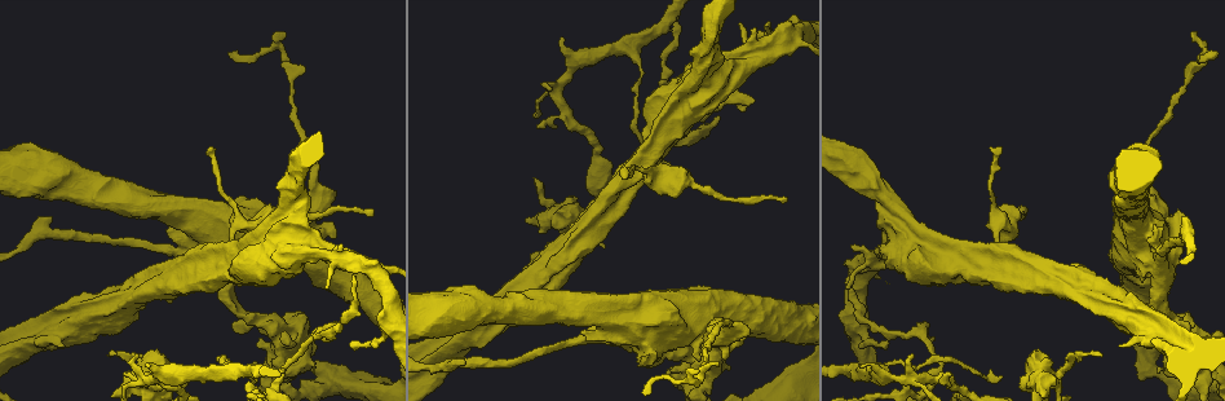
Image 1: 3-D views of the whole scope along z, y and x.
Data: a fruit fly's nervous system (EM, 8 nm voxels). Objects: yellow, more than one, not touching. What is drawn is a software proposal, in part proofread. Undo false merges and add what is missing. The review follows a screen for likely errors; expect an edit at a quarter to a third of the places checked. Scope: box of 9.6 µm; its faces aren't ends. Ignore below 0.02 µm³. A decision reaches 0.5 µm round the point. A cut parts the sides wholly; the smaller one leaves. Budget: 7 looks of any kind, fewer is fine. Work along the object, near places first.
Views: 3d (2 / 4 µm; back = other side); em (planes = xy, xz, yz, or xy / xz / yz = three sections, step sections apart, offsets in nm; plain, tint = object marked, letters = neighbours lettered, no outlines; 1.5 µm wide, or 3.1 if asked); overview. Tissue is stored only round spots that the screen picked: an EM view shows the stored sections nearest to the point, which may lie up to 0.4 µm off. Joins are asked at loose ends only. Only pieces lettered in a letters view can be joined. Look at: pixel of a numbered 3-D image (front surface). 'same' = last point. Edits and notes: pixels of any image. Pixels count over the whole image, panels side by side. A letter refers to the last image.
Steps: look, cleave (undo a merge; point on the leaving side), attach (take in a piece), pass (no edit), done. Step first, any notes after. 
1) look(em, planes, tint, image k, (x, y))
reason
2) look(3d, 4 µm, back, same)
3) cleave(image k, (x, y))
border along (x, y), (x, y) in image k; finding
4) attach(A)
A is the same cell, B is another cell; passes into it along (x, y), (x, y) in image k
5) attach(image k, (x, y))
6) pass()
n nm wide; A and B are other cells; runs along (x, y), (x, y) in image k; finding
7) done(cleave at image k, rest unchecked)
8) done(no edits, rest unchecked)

look(em, planes, letters, image 1, (356, 277))
tapers out

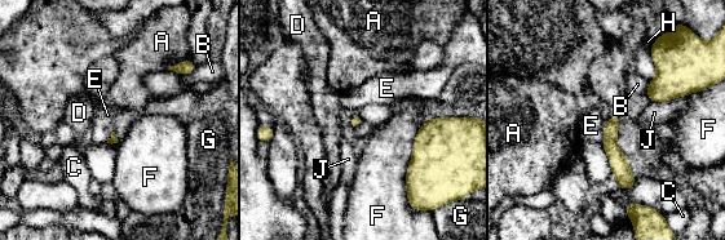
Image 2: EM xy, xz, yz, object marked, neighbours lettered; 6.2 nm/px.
pass()
A, B, C, D, E, F, G, H and J are other cells; none of them fits

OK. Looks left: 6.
look(em, xy, step 4, tint, image 1, (904, 363))
sudden change in width

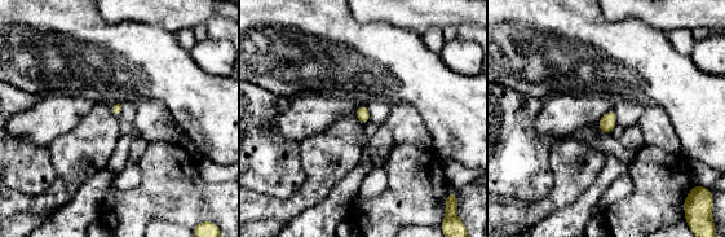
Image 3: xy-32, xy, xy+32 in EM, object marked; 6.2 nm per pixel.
look(em, planes, letters, same)

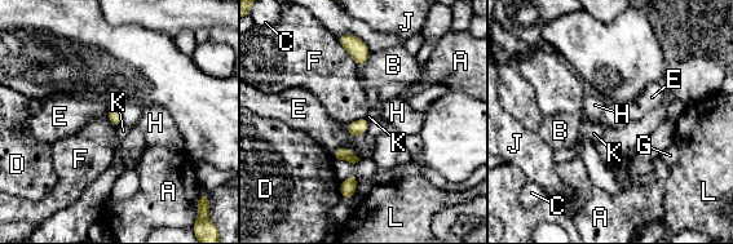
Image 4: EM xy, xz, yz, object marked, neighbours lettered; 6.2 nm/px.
pass()
A, B, C, D, E, F, G, H, J, K and L are other cells; border along (336, 38), (357, 65) in image 4; one neuron here

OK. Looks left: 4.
look(em, yz, step 8, letters, image 1, (859, 368))
free end

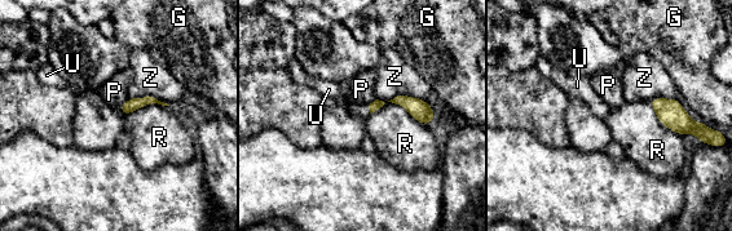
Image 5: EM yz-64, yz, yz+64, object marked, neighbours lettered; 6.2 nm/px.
attach(U)
U is the same cell, G, P, R and Z are other cells; passes into it along (376, 103), (369, 109), (334, 89) in image 5; the neuron continues

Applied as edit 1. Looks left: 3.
done(attach at image 5, rest unchecked)

